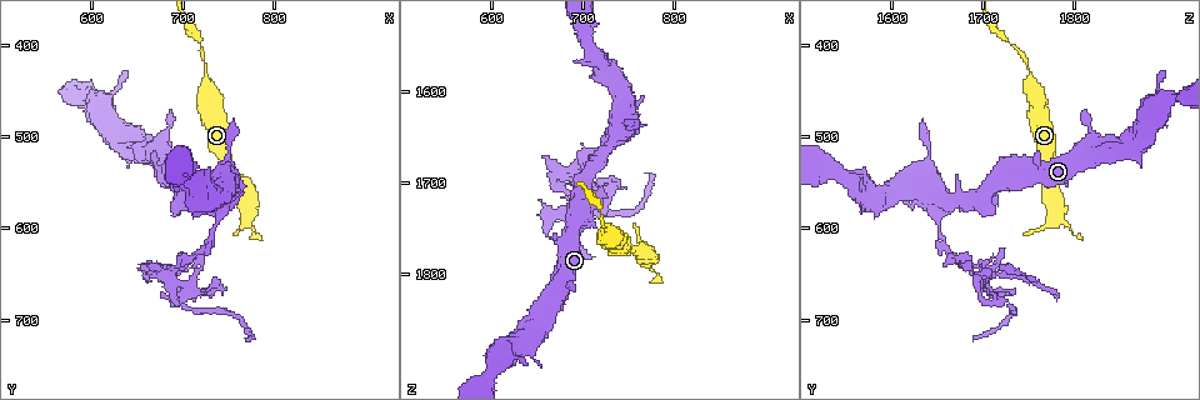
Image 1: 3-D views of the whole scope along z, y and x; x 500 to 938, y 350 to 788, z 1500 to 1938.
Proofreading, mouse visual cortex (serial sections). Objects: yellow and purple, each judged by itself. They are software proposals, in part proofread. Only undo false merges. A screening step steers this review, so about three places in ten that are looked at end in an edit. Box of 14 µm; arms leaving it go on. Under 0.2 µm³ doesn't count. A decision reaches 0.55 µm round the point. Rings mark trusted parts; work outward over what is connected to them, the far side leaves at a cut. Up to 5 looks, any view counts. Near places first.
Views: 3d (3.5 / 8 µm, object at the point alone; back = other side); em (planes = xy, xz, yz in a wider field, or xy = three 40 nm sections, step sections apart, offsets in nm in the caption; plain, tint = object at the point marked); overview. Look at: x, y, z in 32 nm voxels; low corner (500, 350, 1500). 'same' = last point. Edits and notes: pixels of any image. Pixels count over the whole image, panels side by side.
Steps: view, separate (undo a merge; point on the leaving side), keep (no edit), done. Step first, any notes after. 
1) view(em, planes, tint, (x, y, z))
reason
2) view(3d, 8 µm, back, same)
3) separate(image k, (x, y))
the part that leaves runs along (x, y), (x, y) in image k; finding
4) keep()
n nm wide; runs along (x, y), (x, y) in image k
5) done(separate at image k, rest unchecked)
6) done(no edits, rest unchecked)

view(3d, 3.5 µm, (725, 425, 1750))
thin neck

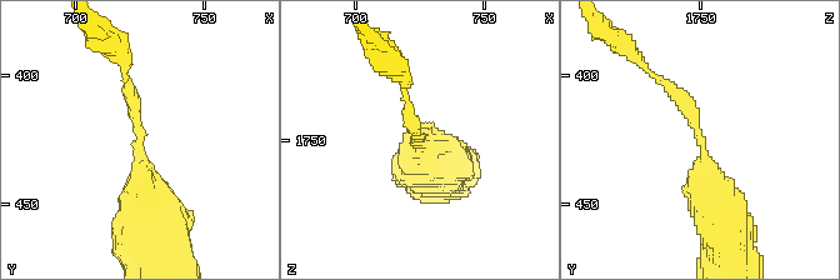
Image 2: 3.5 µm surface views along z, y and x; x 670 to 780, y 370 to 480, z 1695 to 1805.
view(em, planes, plain, (724, 424, 1751))
arms of 200, 600 nm; shape alone is not enough

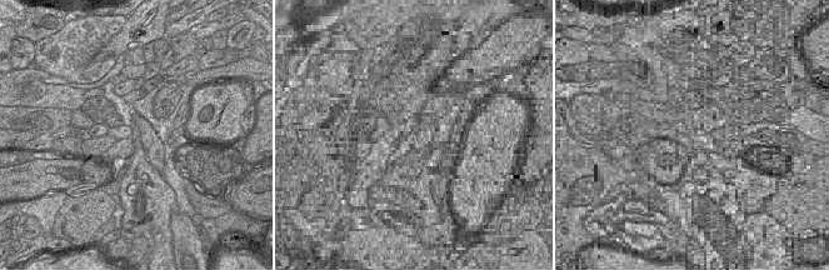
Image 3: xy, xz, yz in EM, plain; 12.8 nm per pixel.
view(em, planes, tint, same)

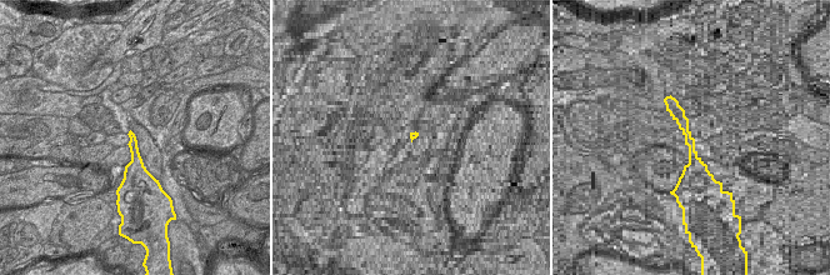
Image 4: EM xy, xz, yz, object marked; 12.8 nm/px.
keep()
runs along (724, 218), (695, 119), (653, 73) in image 2; all the same cell

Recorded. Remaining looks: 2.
view(3d, 3.5 µm, (740, 585, 1650))
sharp bend

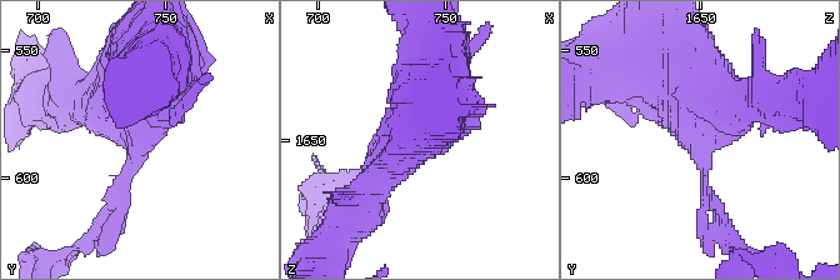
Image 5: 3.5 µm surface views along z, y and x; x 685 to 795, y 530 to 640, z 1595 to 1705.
view(em, xy, step 2, tint, (738, 588, 1649))
arms of 150, 500 nm

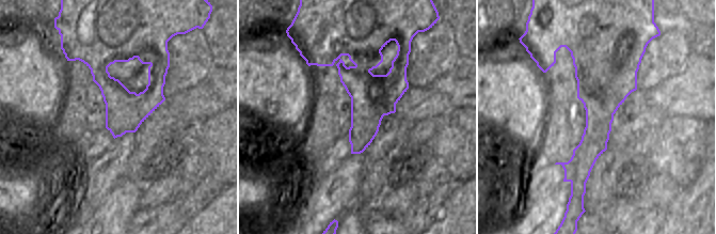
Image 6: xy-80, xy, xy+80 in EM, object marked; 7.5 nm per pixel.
separate(image 5, (104, 231))
the part that leaves runs along (119, 193), (103, 224), (56, 261) in image 5; a second cell is stuck on

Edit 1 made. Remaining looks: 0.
done(separate at image 5, rest unchecked)

